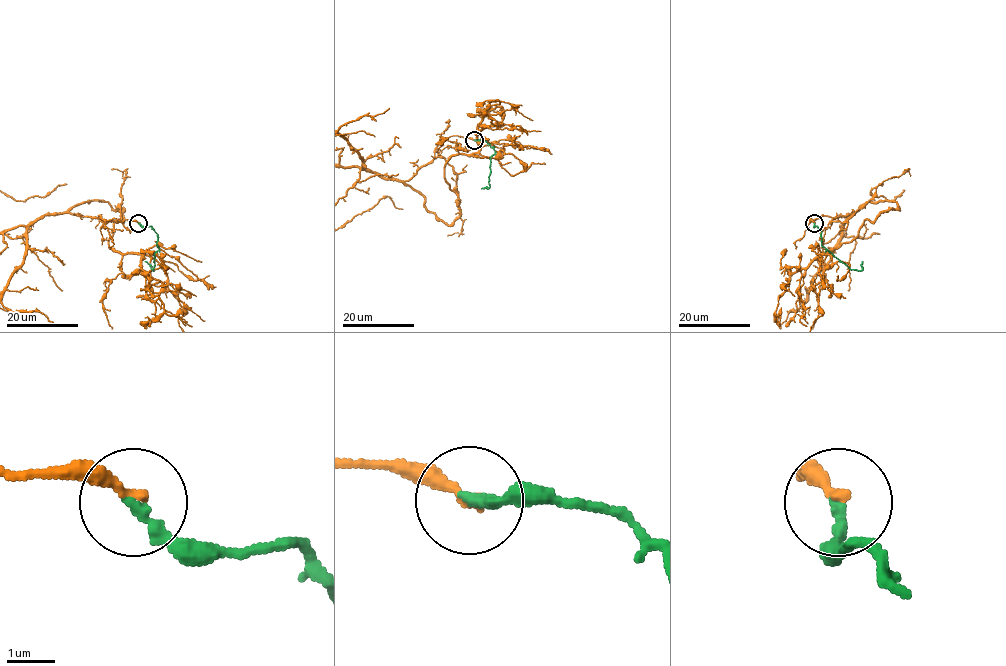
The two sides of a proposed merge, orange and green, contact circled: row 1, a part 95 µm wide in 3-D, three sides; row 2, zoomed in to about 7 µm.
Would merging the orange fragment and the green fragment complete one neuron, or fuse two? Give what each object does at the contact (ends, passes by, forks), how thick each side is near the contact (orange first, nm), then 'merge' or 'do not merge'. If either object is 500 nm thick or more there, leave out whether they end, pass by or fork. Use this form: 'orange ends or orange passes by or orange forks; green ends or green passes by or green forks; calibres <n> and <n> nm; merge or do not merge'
orange ends; green ends; calibres 280 and 260 nm; merge

